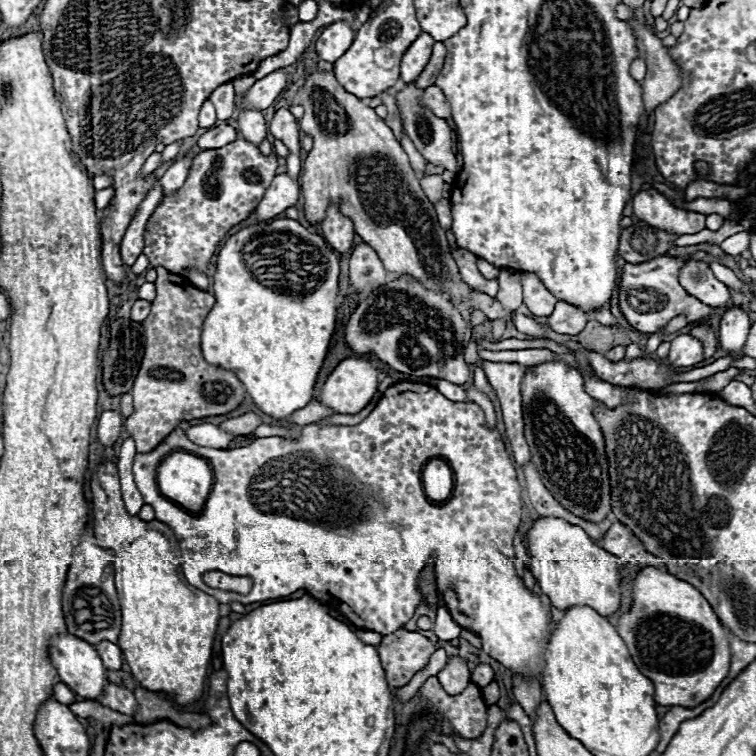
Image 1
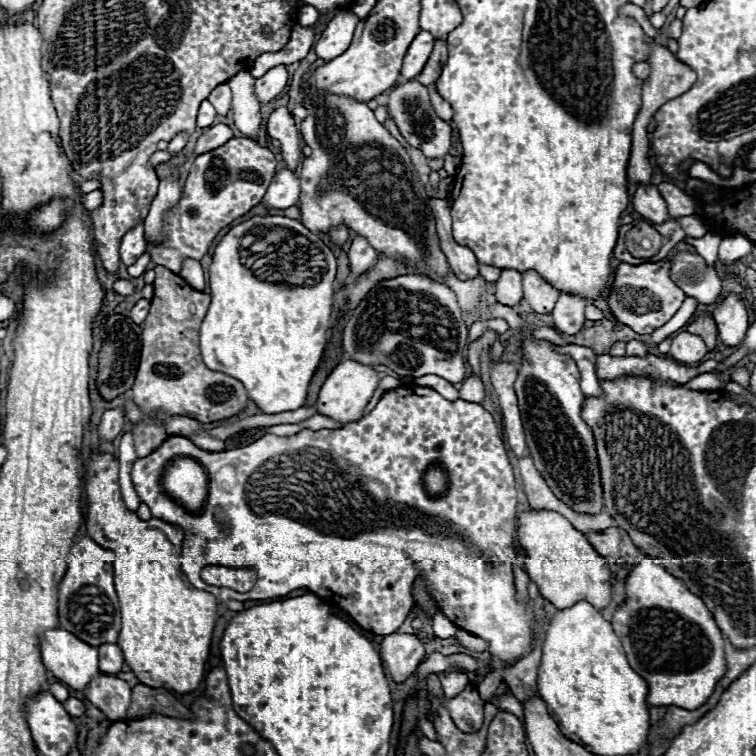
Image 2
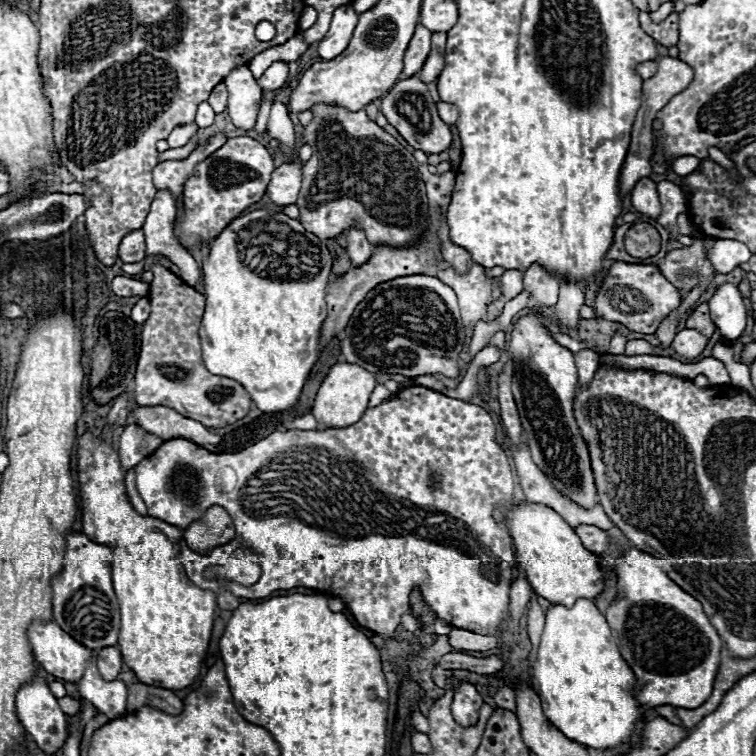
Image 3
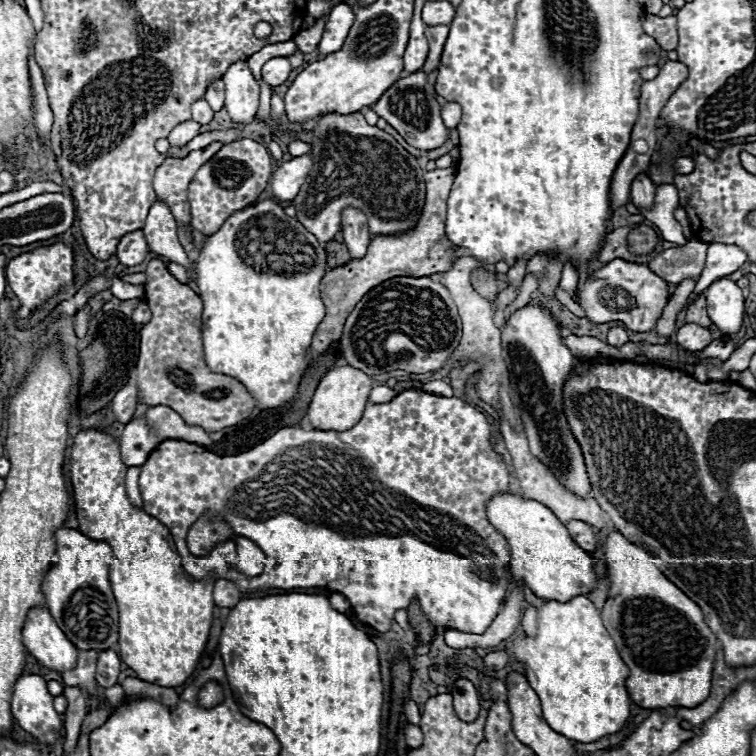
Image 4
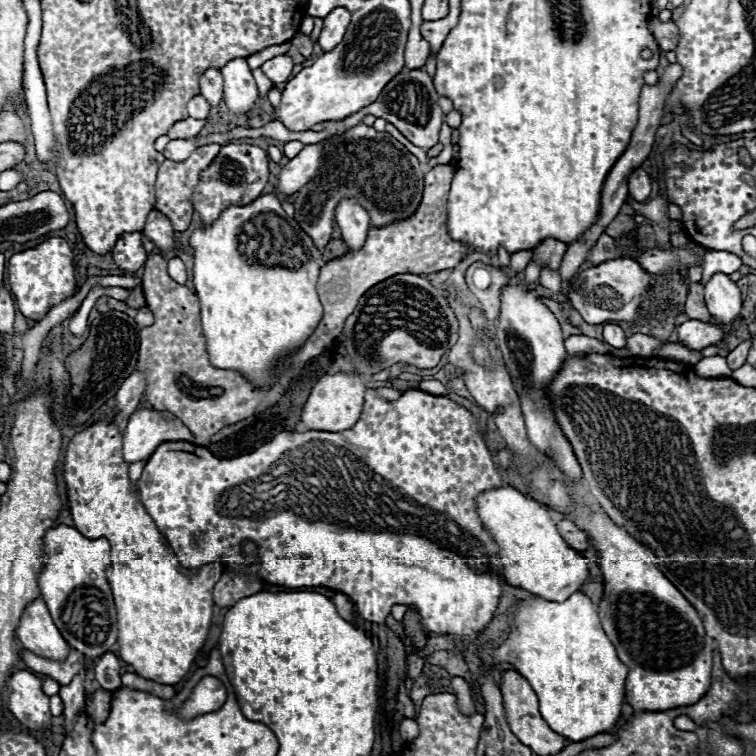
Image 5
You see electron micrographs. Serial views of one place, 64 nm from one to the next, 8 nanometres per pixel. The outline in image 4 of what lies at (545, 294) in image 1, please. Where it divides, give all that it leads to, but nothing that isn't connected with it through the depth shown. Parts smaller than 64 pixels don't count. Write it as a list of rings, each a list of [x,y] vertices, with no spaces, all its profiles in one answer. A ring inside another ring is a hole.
[[[536,254],[528,262],[528,272],[534,272],[538,276],[538,290],[548,298],[554,298],[554,288],[560,282],[562,264],[562,256],[548,254]]]

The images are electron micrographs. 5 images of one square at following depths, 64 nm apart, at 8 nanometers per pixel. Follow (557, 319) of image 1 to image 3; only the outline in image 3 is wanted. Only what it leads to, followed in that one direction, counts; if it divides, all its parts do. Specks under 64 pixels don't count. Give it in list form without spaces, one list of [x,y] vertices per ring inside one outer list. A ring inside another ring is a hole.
[[[564,280],[560,284],[560,298],[556,302],[556,318],[564,328],[578,324],[578,308],[584,304],[584,290],[574,280]]]

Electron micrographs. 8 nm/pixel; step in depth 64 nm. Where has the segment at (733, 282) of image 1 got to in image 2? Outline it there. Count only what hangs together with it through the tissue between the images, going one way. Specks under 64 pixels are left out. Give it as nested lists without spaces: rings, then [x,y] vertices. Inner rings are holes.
[[[708,232],[706,236],[702,236],[702,238],[690,238],[686,237],[686,243],[694,246],[696,248],[696,252],[700,254],[700,256],[704,256],[706,258],[706,262],[708,264],[712,264],[714,266],[714,262],[716,262],[716,254],[718,254],[718,244],[720,244],[720,236],[716,236],[714,232]]]

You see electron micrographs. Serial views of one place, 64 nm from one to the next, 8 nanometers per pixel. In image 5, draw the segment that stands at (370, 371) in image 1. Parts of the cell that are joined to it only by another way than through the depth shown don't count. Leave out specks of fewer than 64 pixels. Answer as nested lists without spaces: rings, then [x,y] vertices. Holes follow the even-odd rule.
[[[342,372],[326,374],[314,384],[314,388],[312,388],[304,408],[302,408],[300,422],[308,430],[320,430],[320,432],[348,430],[348,428],[352,428],[356,424],[356,420],[358,420],[358,416],[362,412],[364,392],[366,392],[366,382],[362,380],[362,376],[346,376]]]

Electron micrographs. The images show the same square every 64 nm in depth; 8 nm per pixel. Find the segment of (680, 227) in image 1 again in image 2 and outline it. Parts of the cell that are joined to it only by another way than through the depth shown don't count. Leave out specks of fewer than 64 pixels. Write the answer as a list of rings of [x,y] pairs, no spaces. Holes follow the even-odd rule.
[[[640,184],[632,196],[632,206],[640,216],[652,220],[654,224],[662,224],[668,220],[666,202],[654,184]],[[692,214],[692,216],[680,216],[680,218],[676,218],[676,220],[682,224],[682,228],[686,230],[688,236],[702,238],[702,236],[708,232],[706,224],[702,224],[702,218],[696,216],[696,214]]]

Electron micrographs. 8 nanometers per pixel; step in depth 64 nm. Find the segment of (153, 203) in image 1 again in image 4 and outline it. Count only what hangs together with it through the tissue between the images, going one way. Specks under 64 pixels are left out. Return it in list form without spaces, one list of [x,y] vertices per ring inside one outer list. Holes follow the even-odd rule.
[[[142,232],[126,234],[120,240],[118,248],[116,248],[116,258],[124,266],[138,266],[138,264],[142,264],[146,254],[148,254],[148,246],[146,246],[146,240],[144,240]]]

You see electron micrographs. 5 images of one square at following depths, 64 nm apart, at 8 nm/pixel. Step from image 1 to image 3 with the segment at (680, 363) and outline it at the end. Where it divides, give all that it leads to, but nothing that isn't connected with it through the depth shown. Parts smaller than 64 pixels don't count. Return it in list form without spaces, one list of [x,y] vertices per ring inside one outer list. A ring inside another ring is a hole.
[[[684,328],[676,334],[672,348],[684,358],[696,358],[706,348],[706,344],[708,344],[708,338],[702,332],[692,330],[692,328]]]

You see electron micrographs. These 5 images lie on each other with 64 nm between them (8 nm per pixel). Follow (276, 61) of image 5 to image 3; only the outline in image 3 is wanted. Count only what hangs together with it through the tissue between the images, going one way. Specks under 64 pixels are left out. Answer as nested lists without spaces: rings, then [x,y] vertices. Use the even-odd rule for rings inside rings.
[[[278,60],[266,68],[262,78],[258,78],[258,84],[262,92],[274,92],[286,84],[286,78],[288,78],[288,62]]]

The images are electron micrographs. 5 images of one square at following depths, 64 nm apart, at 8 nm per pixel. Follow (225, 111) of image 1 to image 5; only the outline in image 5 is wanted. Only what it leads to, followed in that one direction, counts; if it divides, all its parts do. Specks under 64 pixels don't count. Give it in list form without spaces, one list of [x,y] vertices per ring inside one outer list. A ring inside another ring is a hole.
[[[208,68],[200,78],[200,94],[210,102],[210,106],[218,106],[222,100],[222,76],[218,70]]]

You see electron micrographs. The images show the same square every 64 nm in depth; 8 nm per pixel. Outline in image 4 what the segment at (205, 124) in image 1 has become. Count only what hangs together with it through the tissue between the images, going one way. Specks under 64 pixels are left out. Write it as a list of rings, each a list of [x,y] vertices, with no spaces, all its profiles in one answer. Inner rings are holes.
[[[200,98],[200,100],[196,100],[192,106],[190,106],[190,110],[192,110],[192,120],[194,122],[200,122],[200,124],[208,124],[210,120],[212,120],[212,108],[206,104],[206,100],[204,98]]]

